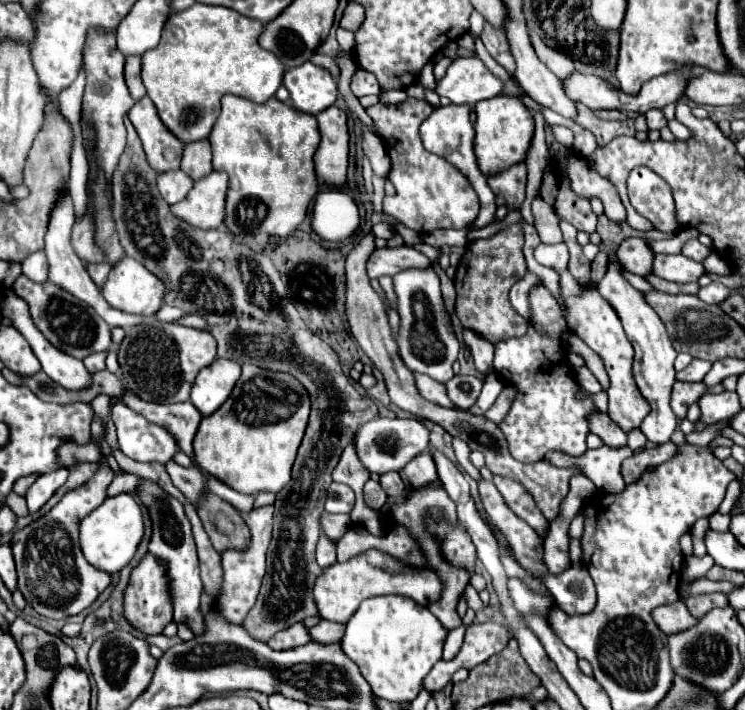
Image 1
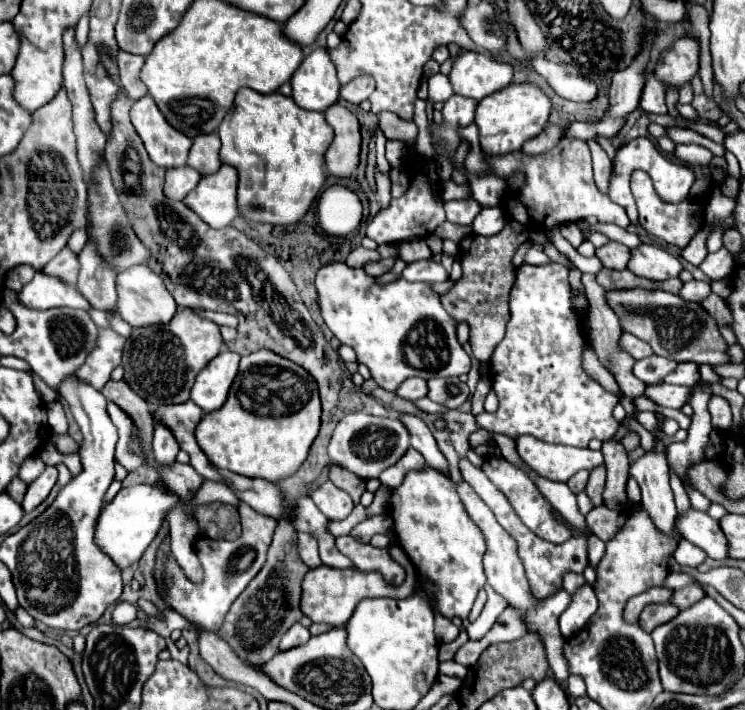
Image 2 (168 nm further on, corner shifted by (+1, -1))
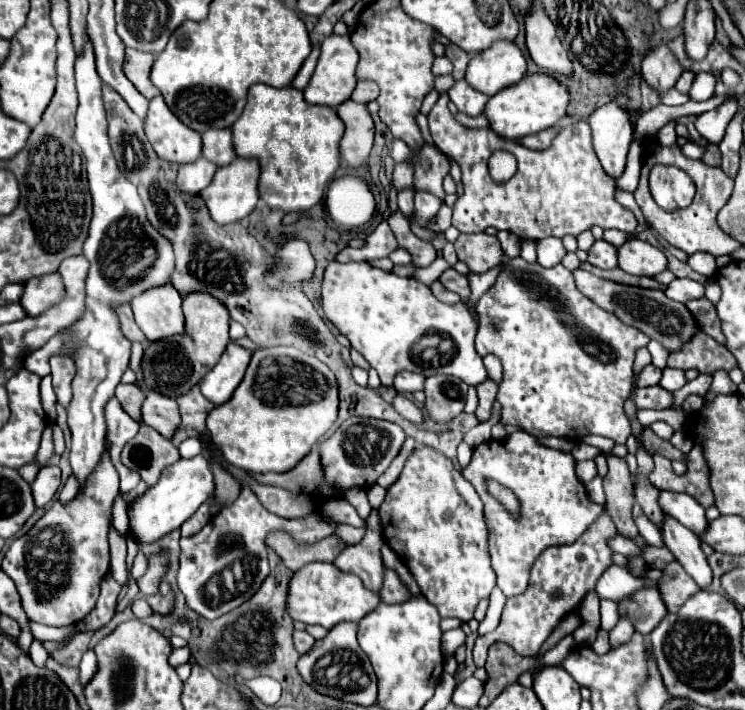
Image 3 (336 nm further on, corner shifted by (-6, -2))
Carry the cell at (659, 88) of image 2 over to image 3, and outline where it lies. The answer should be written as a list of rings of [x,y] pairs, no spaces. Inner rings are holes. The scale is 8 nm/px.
[[[665,45],[655,47],[643,59],[643,65],[641,65],[643,81],[657,93],[669,91],[671,87],[675,87],[681,73],[683,73],[683,69],[681,69],[679,61],[675,59],[675,55]]]

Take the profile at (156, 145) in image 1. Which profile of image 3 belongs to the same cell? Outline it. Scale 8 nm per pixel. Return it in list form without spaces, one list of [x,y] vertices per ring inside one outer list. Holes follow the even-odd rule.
[[[155,97],[149,103],[145,117],[145,135],[155,153],[169,163],[193,163],[201,157],[201,135],[187,129],[165,105],[163,97]]]

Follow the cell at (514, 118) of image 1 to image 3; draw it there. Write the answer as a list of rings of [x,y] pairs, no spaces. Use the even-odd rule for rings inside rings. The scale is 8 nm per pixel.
[[[535,73],[535,75],[525,75],[519,83],[489,97],[485,105],[485,115],[489,119],[491,129],[497,135],[519,141],[521,137],[535,135],[547,127],[553,127],[565,115],[567,103],[569,103],[569,93],[563,85],[559,85],[553,77],[545,73]]]

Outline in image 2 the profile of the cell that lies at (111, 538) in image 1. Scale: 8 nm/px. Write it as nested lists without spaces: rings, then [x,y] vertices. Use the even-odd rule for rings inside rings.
[[[156,480],[152,484],[138,484],[122,488],[116,498],[102,510],[96,526],[96,544],[120,566],[128,566],[144,554],[150,542],[156,538],[162,522],[166,520],[168,512],[180,502],[176,494],[162,482]]]

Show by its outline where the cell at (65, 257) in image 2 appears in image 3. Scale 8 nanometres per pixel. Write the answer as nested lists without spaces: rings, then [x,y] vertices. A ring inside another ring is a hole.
[[[55,271],[55,273],[27,281],[25,293],[21,297],[21,305],[31,317],[35,317],[51,309],[53,305],[57,305],[63,299],[61,293],[65,293],[65,287],[63,287],[59,271]]]

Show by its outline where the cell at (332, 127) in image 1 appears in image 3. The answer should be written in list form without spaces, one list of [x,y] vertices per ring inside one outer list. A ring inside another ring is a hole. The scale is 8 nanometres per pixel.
[[[345,101],[337,107],[339,119],[345,123],[345,135],[339,143],[341,161],[349,167],[361,167],[373,147],[373,119],[365,105]]]

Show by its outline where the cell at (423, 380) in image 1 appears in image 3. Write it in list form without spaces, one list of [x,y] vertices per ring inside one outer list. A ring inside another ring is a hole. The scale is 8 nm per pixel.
[[[399,373],[399,377],[395,377],[393,387],[399,393],[415,393],[415,391],[423,391],[425,387],[425,377],[419,373]]]

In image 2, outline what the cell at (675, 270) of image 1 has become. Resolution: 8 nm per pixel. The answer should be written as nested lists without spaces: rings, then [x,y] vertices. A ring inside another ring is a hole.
[[[640,244],[640,248],[630,250],[628,270],[640,278],[662,282],[666,278],[676,278],[682,270],[682,264],[672,254],[660,250],[652,244]]]

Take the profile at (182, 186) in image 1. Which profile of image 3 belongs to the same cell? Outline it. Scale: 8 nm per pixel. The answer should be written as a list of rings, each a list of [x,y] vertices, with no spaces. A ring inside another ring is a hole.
[[[199,159],[195,163],[187,163],[187,165],[181,165],[179,167],[179,173],[177,173],[177,187],[185,193],[199,193],[201,189],[205,189],[213,175],[217,171],[217,165],[207,161],[207,159]]]

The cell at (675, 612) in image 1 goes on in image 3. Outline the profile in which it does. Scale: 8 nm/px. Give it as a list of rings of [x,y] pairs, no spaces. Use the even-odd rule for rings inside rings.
[[[641,589],[619,603],[619,613],[627,613],[631,617],[635,631],[649,635],[667,615],[667,607],[661,599],[659,589]]]

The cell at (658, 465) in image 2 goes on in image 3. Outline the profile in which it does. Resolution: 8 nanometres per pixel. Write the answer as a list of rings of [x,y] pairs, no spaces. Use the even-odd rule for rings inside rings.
[[[663,515],[661,535],[667,549],[675,555],[675,559],[683,565],[683,569],[697,581],[701,589],[705,589],[711,583],[713,573],[699,547],[701,539],[695,533],[691,533],[691,529],[679,525],[679,521],[675,521],[669,515]]]

